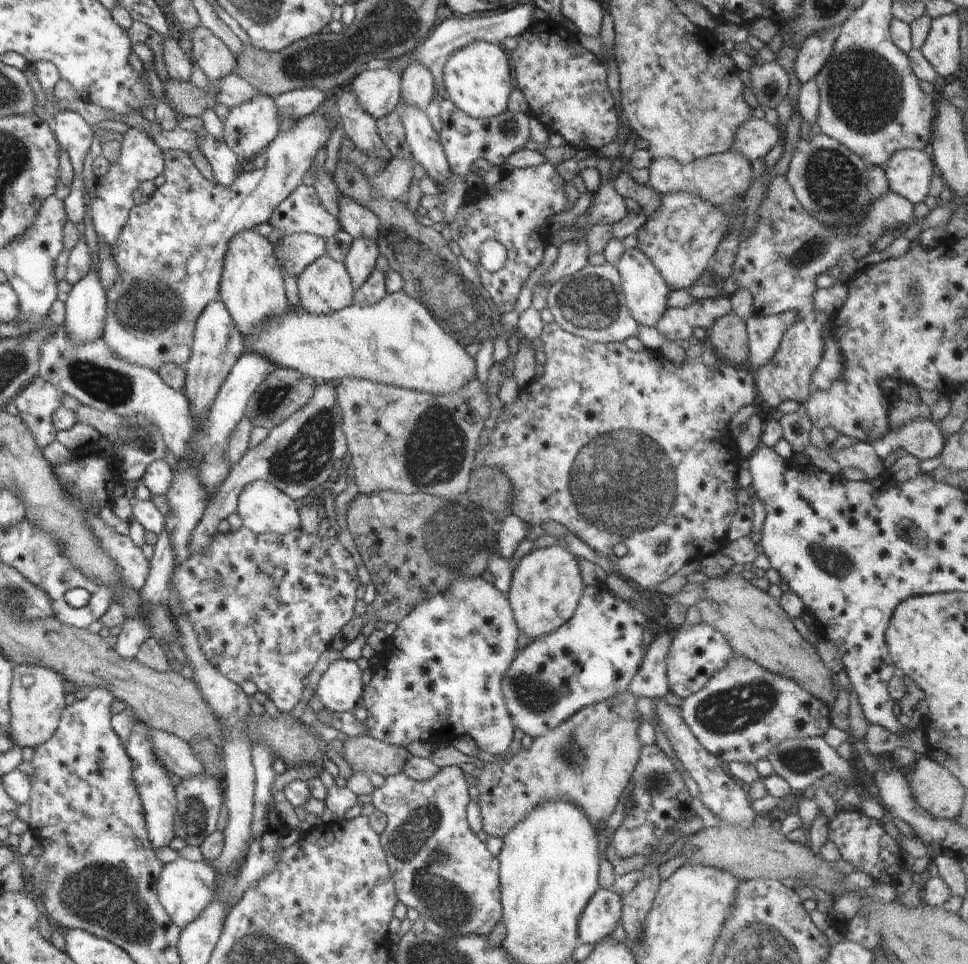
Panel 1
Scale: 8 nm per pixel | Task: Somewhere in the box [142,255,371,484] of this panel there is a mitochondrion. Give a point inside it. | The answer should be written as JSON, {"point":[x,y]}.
{"point":[270,399]}

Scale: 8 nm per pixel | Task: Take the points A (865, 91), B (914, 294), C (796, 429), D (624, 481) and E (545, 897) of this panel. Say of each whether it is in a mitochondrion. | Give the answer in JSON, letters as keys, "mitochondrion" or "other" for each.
{"A":"mitochondrion","B":"mitochondrion","C":"other","D":"mitochondrion","E":"other"}

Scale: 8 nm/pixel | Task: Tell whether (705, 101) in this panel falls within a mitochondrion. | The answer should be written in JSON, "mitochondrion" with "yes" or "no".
{"mitochondrion":"yes"}

